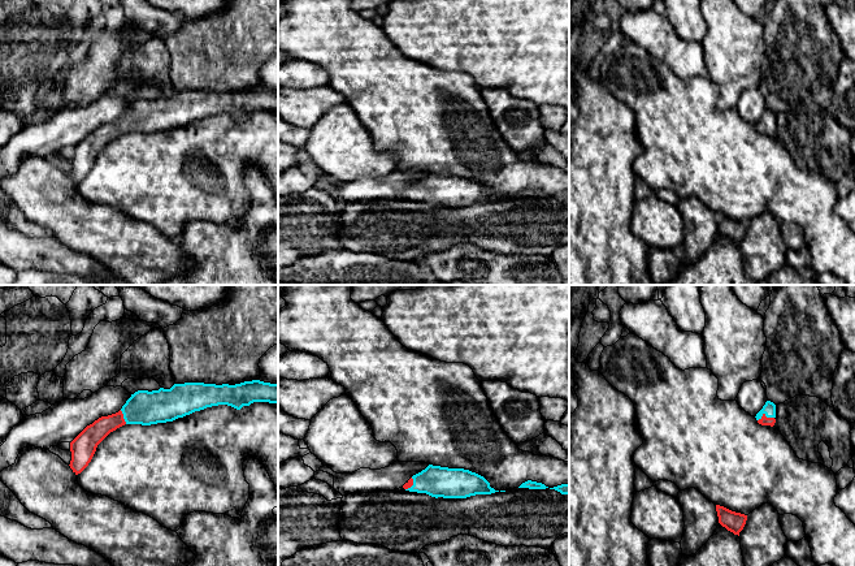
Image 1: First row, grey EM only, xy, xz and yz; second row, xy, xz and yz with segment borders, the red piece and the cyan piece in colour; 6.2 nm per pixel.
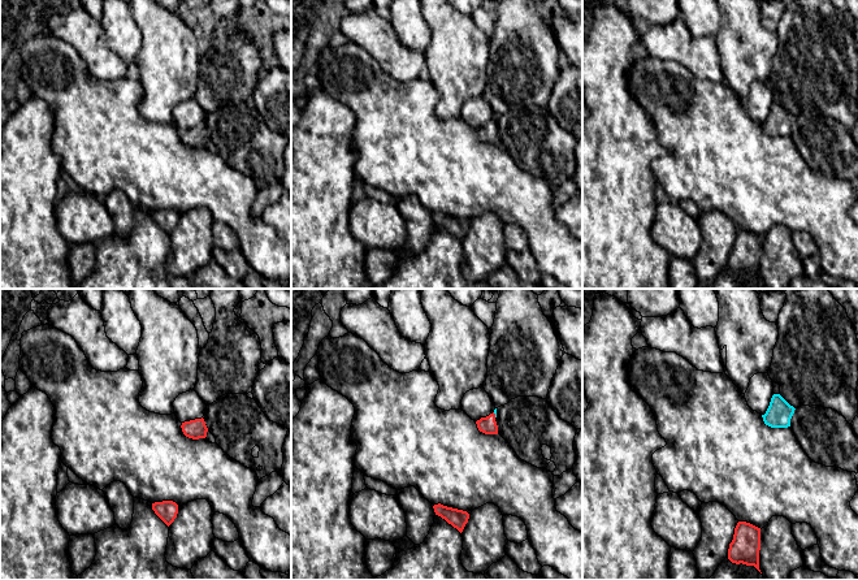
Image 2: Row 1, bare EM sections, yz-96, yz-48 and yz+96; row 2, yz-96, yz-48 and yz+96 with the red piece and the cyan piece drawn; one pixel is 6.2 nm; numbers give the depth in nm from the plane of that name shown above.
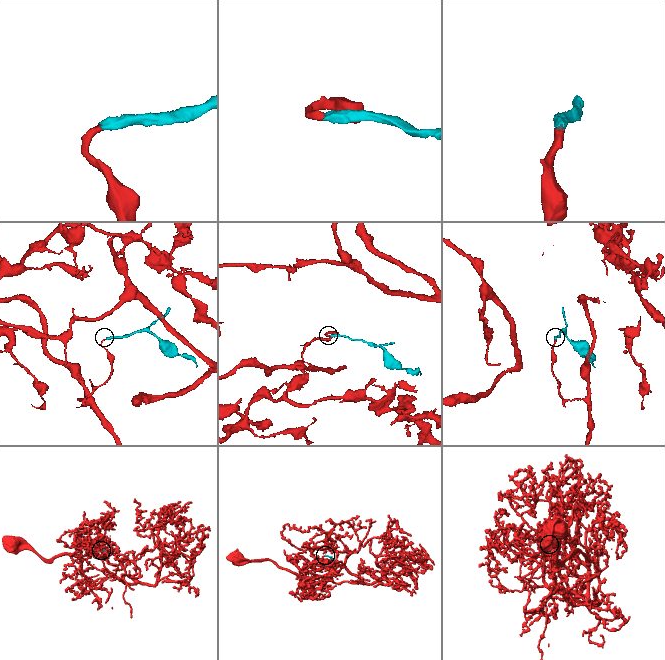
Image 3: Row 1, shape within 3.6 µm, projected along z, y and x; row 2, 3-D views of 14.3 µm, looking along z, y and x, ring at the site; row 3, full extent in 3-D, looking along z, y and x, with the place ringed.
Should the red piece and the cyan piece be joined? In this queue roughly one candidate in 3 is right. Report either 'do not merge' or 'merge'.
merge

